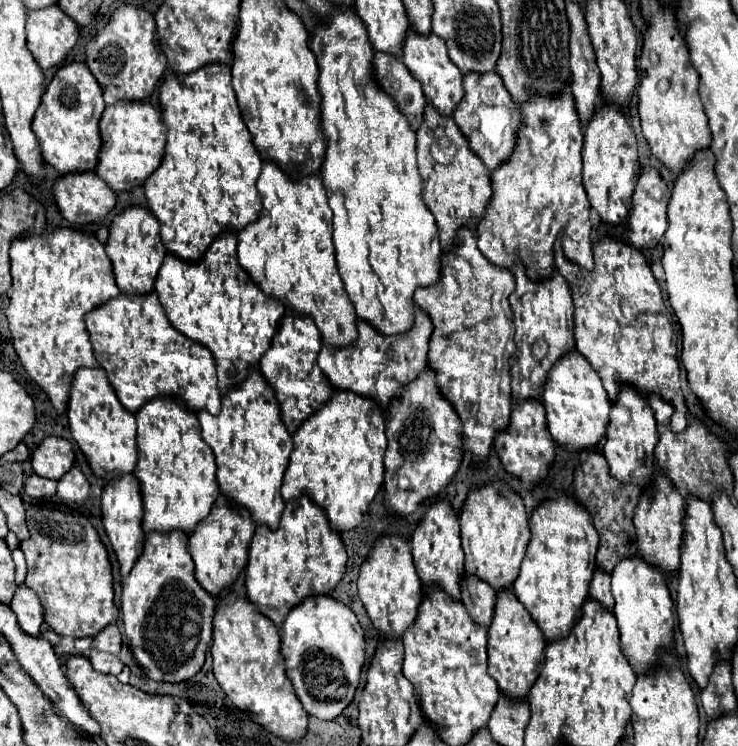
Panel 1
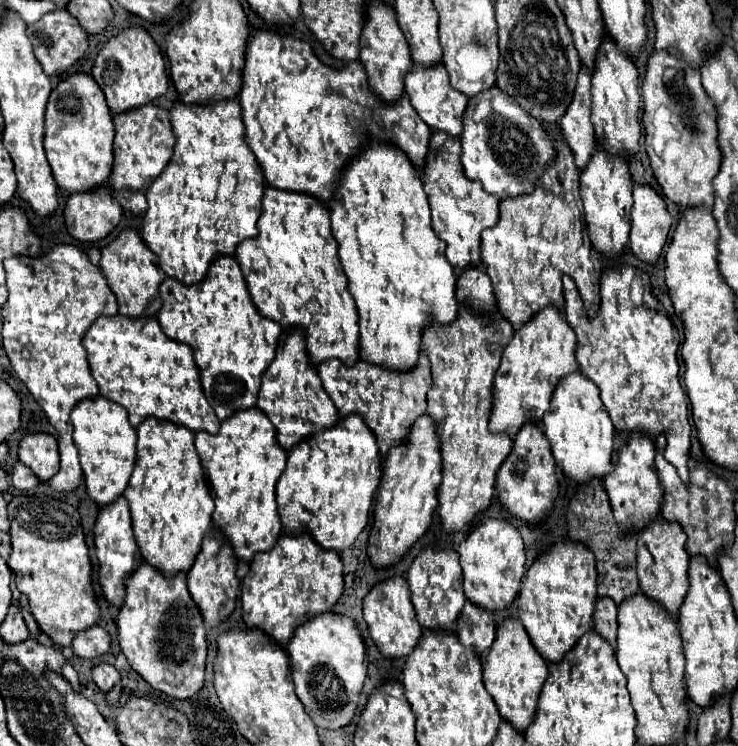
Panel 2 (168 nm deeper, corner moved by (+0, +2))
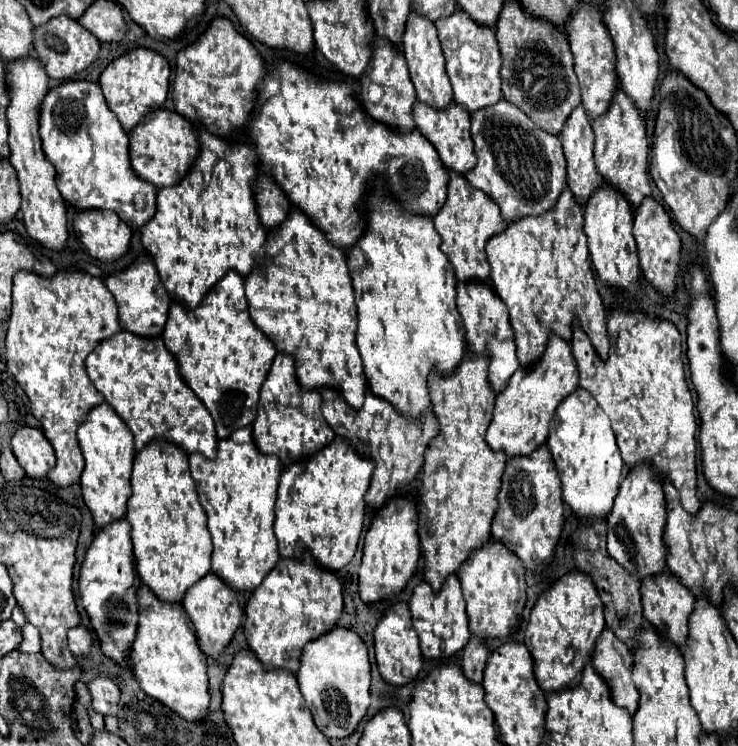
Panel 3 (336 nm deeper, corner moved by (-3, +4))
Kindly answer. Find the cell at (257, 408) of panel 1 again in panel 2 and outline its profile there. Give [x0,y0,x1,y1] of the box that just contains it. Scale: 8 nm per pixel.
[195,407,287,561]

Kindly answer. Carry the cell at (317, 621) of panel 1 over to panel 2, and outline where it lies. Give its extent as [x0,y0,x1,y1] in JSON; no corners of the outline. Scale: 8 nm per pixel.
[287,611,367,729]

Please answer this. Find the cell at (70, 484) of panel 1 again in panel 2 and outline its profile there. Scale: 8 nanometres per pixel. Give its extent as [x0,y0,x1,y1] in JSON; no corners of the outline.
[3,243,117,493]

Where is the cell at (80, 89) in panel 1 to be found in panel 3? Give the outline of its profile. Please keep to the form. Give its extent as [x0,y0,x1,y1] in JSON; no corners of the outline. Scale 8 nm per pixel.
[40,81,158,227]

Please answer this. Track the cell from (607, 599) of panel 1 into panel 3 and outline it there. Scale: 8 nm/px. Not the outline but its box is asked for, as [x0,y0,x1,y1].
[592,629,640,715]

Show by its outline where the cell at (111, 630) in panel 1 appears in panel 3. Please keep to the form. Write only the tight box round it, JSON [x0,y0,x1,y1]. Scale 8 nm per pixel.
[68,627,94,657]

